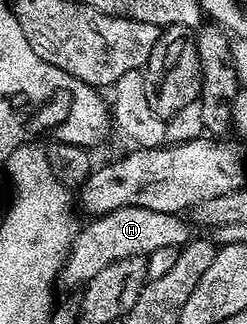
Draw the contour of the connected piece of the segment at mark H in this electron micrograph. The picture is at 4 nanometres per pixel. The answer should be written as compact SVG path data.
M123 207L110 214L93 217L77 231L60 275L62 284L81 287L111 262L128 257L148 257L158 248L180 248L194 236L193 225L177 213L149 210L146 207Z

